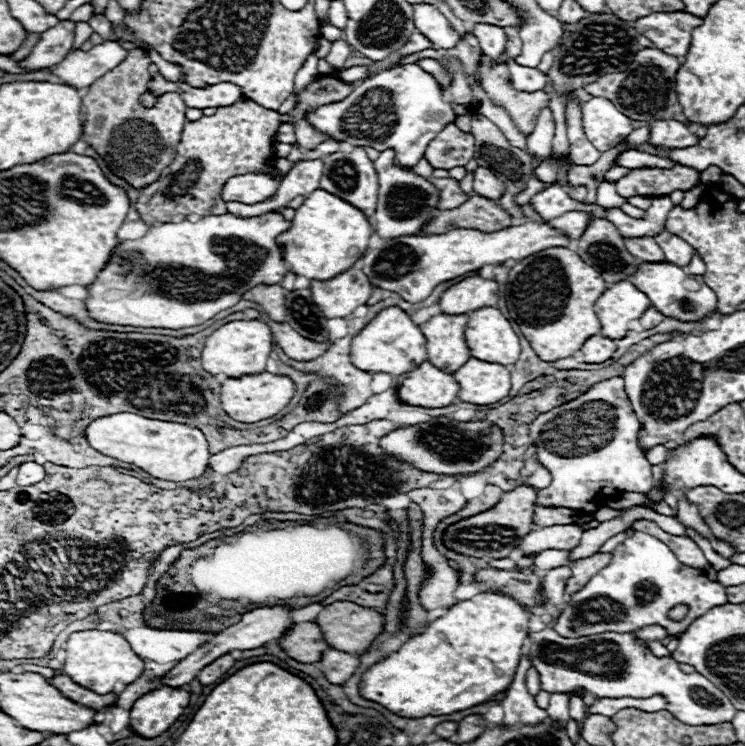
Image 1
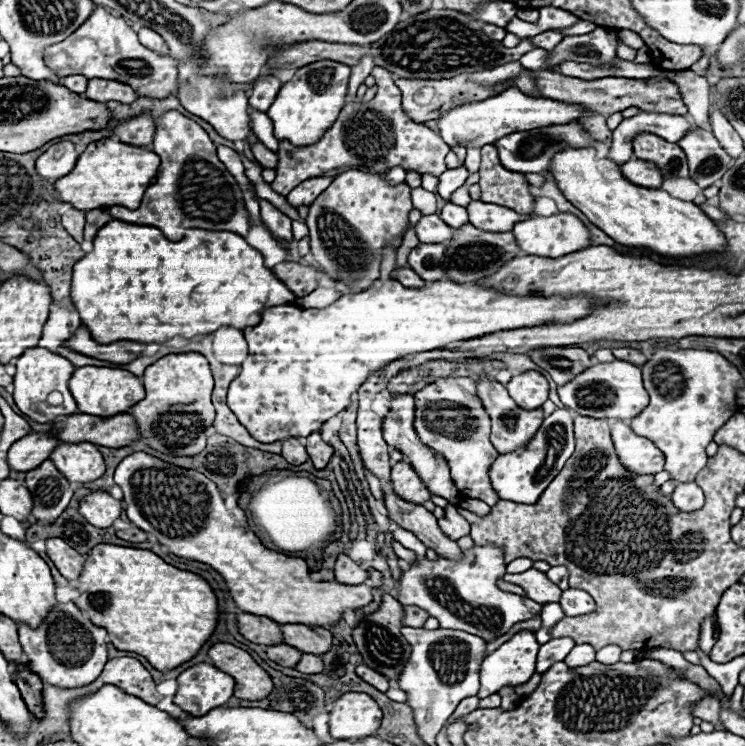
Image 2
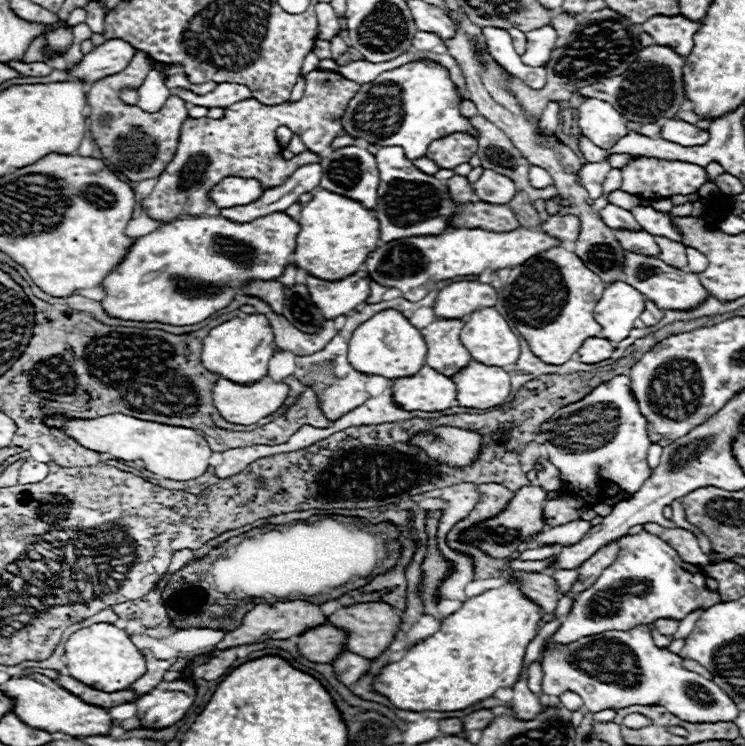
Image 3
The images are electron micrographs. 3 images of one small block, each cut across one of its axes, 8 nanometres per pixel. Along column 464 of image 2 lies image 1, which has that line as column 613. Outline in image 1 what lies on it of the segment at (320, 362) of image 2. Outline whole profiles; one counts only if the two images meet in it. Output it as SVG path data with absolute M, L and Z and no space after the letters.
M616 282L612 288L604 290L594 304L594 312L602 324L600 334L612 340L624 338L628 334L628 322L640 318L650 306L648 296L632 282Z

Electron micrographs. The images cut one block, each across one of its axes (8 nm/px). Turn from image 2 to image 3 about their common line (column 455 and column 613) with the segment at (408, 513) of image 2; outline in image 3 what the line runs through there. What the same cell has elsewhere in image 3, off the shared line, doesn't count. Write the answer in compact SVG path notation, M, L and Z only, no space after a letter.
M610 542L610 544L606 544L604 548L600 548L592 558L588 558L588 560L578 568L580 578L578 578L578 582L572 586L572 592L578 594L578 592L590 588L592 582L596 582L596 578L600 576L600 572L602 572L604 568L608 568L608 564L612 564L612 560L618 556L618 552L620 552L618 542Z

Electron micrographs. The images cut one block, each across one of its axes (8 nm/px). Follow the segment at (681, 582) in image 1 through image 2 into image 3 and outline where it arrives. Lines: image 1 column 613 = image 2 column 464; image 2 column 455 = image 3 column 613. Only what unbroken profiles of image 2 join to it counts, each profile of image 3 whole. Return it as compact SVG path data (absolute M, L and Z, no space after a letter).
M650 532L624 536L618 540L618 558L608 566L600 578L584 592L576 596L576 602L554 634L556 644L570 644L584 636L602 634L608 630L630 630L640 624L652 624L660 618L682 620L698 606L710 608L720 602L718 592L706 590L706 576L700 572L684 570L676 560L678 552L662 538Z

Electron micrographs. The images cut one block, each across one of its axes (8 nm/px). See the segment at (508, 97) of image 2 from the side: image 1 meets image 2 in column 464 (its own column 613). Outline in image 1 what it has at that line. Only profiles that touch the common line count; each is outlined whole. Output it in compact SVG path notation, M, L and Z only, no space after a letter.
M600 96L582 104L582 126L588 140L600 152L614 148L634 130L632 120L624 116L610 100Z

